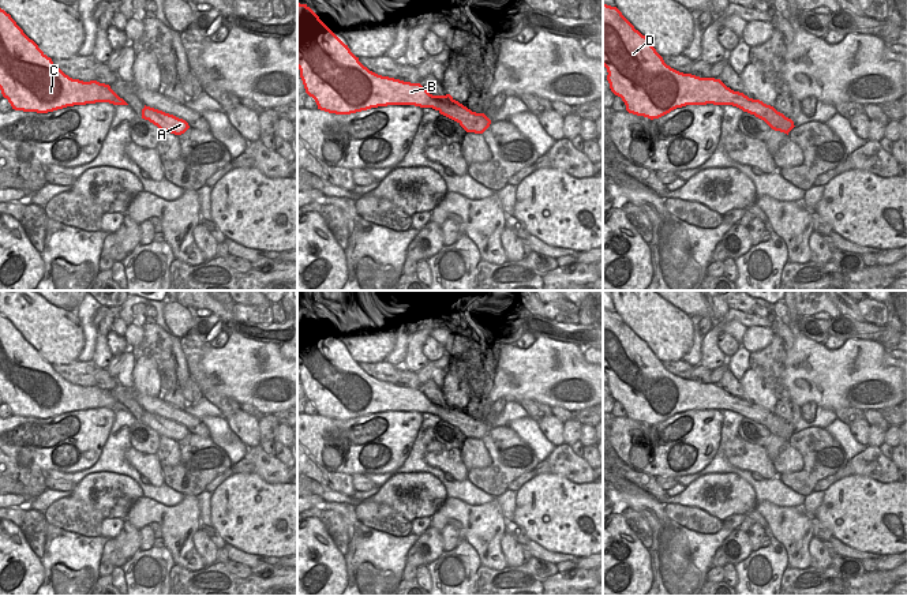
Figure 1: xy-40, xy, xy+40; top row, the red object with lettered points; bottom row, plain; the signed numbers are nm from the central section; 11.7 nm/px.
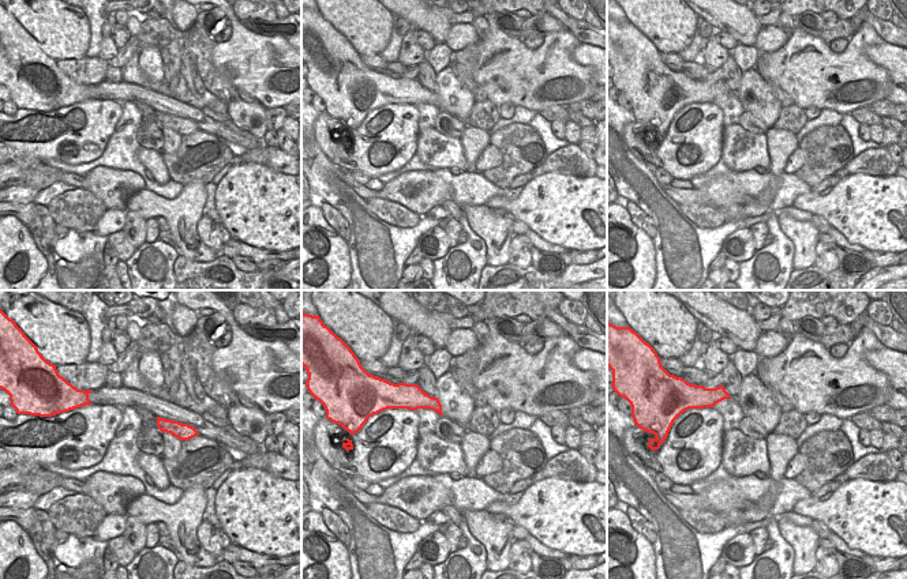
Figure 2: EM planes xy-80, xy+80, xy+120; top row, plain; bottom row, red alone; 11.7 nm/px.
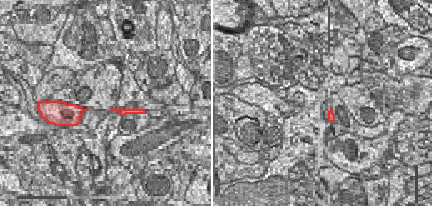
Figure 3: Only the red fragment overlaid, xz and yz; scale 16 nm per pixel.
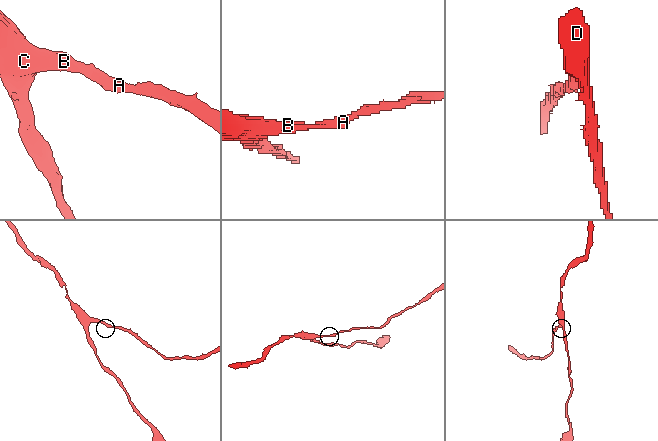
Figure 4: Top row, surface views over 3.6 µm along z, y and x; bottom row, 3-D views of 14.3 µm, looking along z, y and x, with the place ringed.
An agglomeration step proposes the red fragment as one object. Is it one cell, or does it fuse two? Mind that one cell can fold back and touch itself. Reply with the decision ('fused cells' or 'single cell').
single cell

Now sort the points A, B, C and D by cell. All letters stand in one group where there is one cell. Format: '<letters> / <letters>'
A B C D

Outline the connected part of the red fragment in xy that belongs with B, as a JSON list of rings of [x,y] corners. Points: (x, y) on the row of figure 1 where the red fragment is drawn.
[[[297,3],[297,68],[306,93],[315,100],[318,109],[329,113],[351,115],[378,106],[415,105],[438,110],[457,121],[466,132],[483,134],[491,124],[484,113],[472,112],[450,94],[432,95],[420,83],[370,71],[307,4],[300,3]]]

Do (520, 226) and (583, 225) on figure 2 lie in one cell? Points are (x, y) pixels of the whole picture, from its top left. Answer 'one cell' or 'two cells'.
two cells

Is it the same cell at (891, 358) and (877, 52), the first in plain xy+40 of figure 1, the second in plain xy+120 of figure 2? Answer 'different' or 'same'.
same

